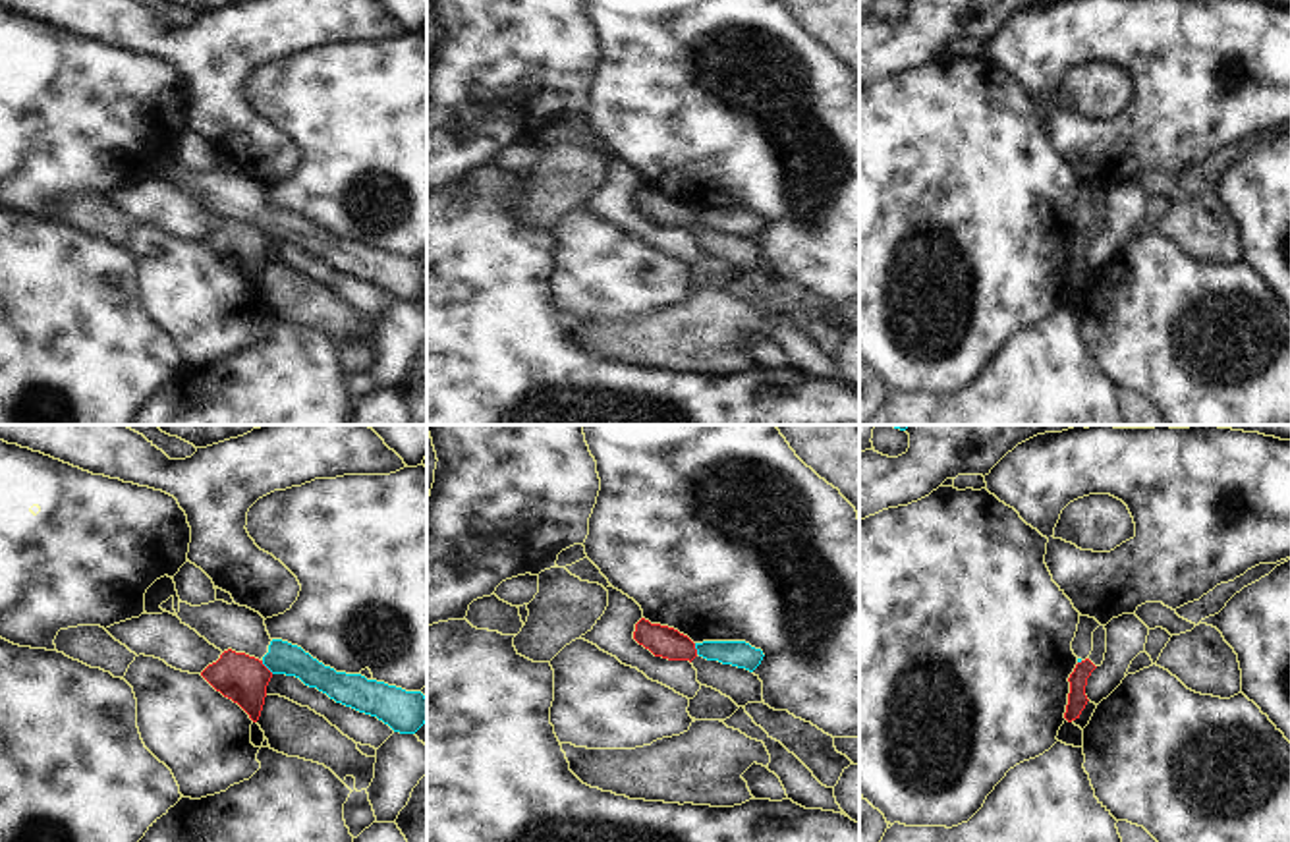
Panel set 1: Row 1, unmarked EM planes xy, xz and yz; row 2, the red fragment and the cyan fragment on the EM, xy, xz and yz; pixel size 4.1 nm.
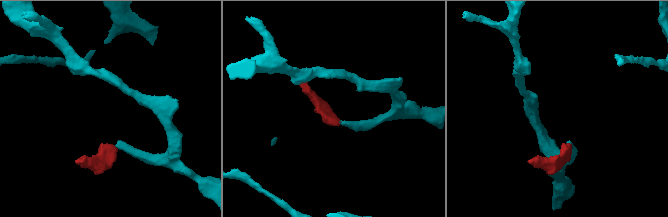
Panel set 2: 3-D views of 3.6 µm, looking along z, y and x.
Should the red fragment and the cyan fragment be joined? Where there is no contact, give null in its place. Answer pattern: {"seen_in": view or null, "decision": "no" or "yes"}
{"seen_in": "xy", "decision": "no"}

